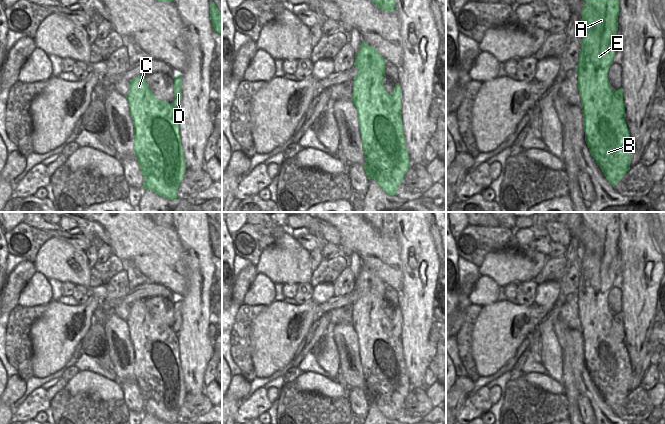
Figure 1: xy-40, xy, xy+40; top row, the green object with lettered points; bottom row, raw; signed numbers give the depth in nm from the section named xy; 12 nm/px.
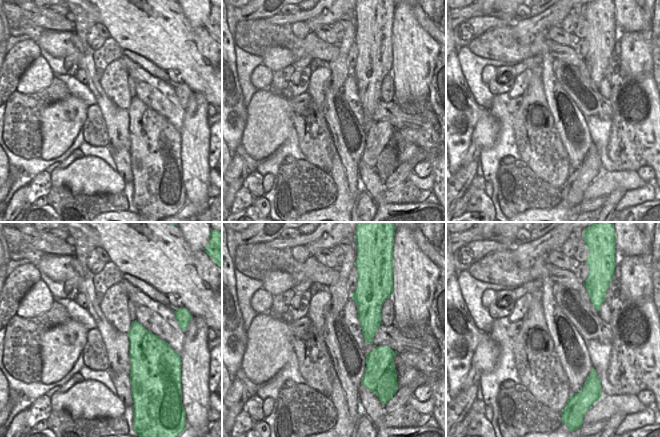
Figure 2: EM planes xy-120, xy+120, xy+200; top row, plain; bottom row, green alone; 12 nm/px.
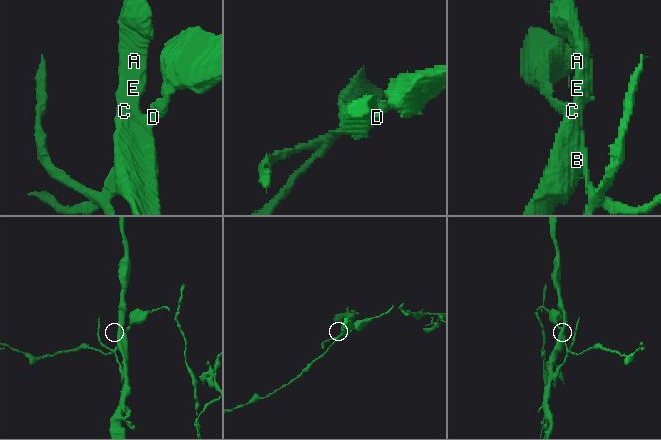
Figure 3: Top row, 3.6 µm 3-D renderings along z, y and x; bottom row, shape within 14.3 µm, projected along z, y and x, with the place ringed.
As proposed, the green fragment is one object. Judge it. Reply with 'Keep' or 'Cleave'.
Cleave

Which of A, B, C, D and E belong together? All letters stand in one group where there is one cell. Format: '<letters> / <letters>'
A B C E / D

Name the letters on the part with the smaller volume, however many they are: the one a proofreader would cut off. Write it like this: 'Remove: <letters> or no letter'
Remove: D

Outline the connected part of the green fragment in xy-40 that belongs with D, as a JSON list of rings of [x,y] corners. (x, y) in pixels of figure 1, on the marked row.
[[[177,74],[174,77],[174,99],[172,104],[176,110],[178,110],[182,100],[182,76]]]

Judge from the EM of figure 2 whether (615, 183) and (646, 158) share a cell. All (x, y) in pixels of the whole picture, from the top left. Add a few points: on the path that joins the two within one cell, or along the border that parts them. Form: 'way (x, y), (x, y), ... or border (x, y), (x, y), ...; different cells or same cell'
border (615, 169), (636, 171); different cells

